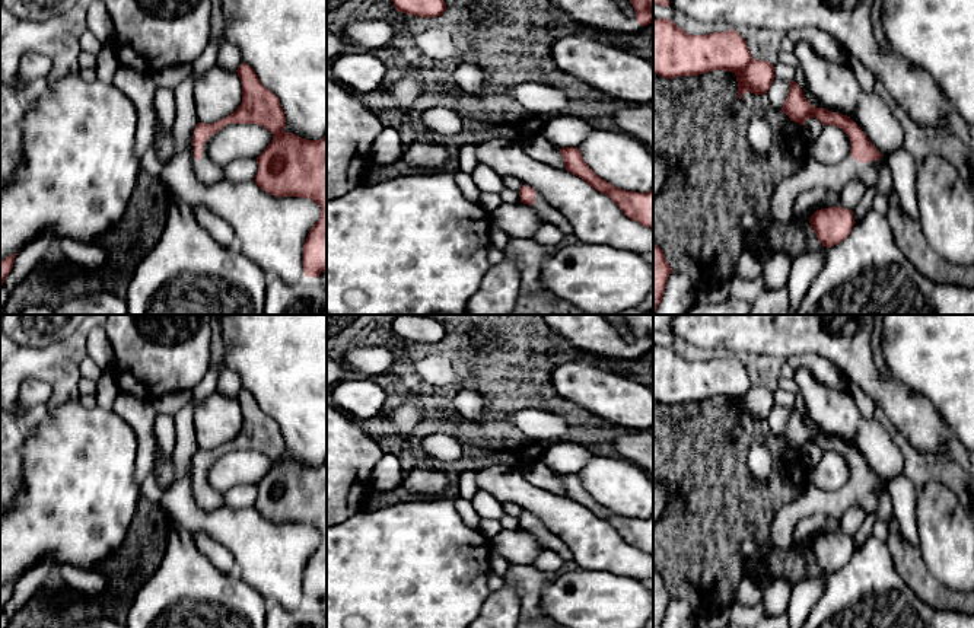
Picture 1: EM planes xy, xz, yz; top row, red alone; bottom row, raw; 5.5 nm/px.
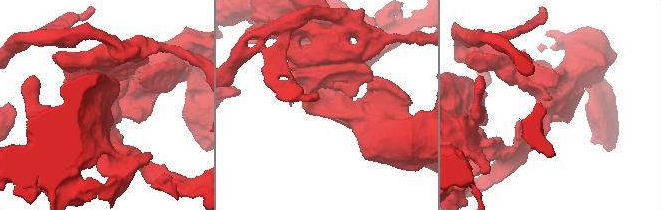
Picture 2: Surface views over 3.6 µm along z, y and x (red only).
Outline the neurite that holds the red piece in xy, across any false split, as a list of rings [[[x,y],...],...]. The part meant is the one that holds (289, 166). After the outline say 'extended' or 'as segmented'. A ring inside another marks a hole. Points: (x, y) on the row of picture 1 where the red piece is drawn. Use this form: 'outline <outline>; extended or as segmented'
outline [[[242,63],[236,70],[242,83],[242,102],[235,112],[211,124],[198,122],[191,138],[191,168],[194,176],[204,184],[225,179],[223,166],[209,156],[209,143],[226,124],[257,124],[273,133],[271,143],[257,157],[258,172],[255,184],[274,197],[309,198],[321,207],[321,217],[312,226],[303,245],[305,277],[318,278],[327,271],[327,134],[321,140],[306,140],[293,133],[286,133],[286,117],[278,98],[268,90],[255,74],[254,68]]]; extended

